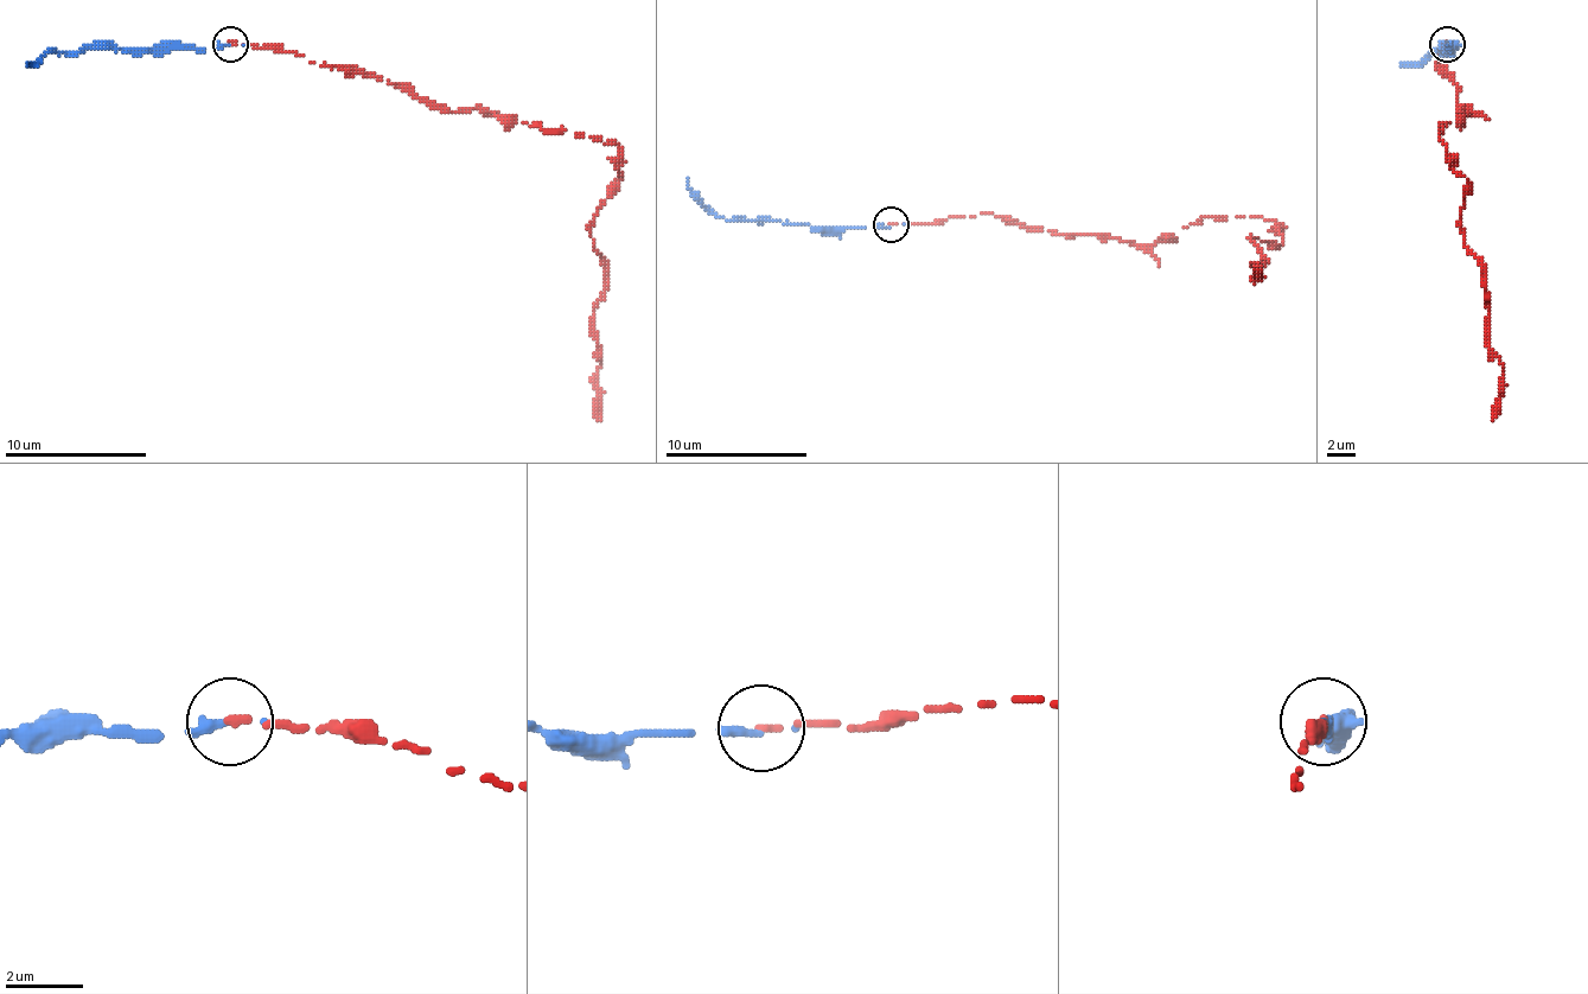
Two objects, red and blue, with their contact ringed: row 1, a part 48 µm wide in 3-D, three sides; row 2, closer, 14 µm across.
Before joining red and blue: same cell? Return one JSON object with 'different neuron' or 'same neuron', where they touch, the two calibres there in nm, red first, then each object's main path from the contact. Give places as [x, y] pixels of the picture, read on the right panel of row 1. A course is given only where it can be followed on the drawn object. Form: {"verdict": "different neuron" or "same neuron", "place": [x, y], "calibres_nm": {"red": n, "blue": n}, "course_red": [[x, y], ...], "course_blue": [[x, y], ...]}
{"verdict": "same neuron", "place": [1447, 44], "calibres_nm": {"red": 180, "blue": 240}, "course_red": [[1447, 45], [1436, 67], [1467, 108], [1440, 129], [1467, 186], [1464, 247], [1503, 368], [1492, 420]], "course_blue": [[1451, 45], [1443, 52], [1433, 52], [1401, 67]]}

